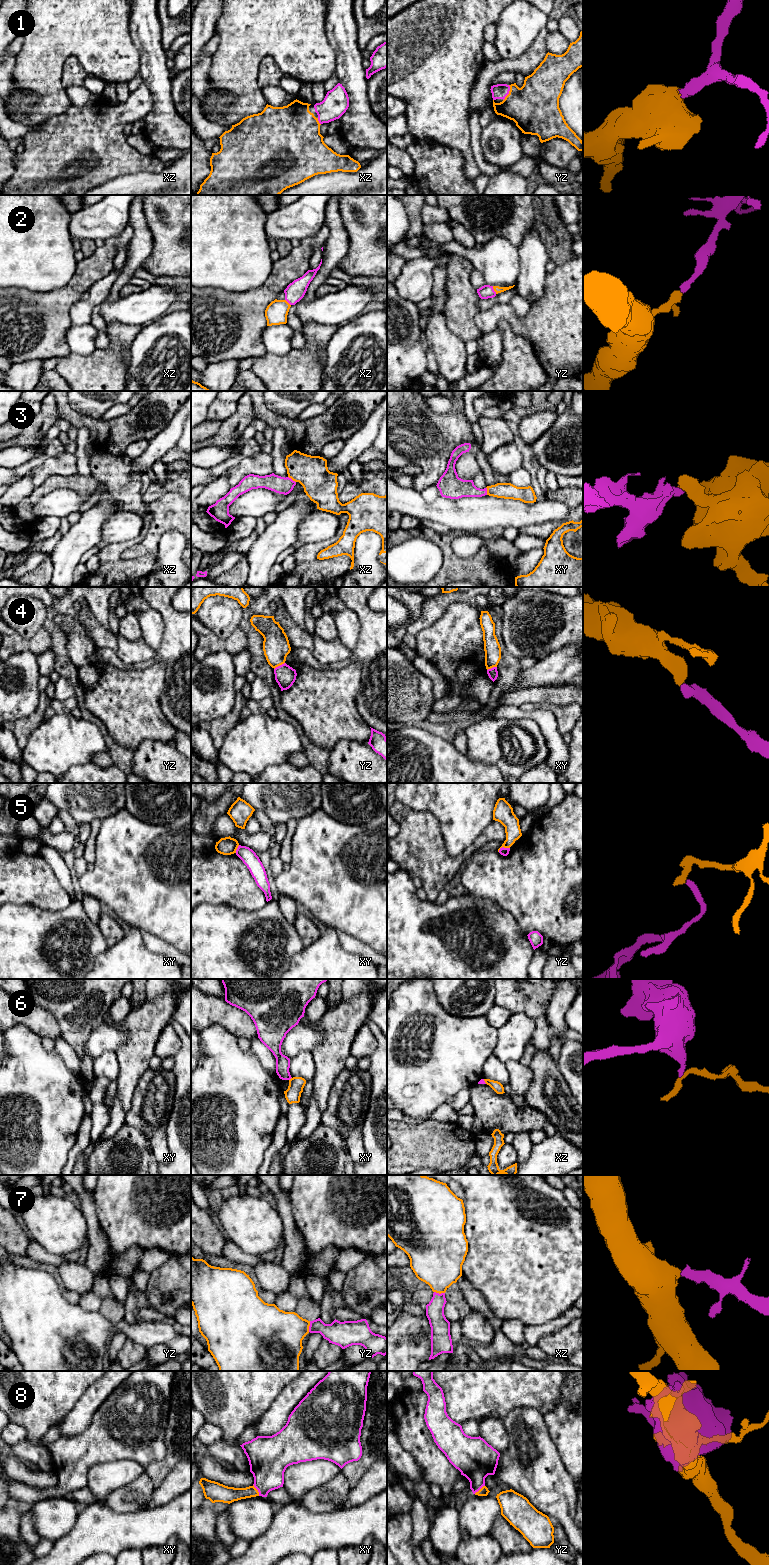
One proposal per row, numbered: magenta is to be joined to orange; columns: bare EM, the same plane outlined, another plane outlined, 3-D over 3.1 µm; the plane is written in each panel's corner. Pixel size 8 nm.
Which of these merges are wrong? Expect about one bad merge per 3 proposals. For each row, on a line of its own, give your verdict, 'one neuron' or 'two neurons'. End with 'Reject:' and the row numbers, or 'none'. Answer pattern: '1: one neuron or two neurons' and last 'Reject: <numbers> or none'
1: one neuron
2: one neuron
3: two neurons
4: two neurons
5: two neurons
6: two neurons
7: one neuron
8: one neuron
Reject: 3, 4, 5, 6

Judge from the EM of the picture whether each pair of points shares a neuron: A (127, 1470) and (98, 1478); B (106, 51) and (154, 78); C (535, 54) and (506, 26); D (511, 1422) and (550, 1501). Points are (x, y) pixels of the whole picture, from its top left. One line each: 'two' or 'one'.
A: one
B: two
C: two
D: one

